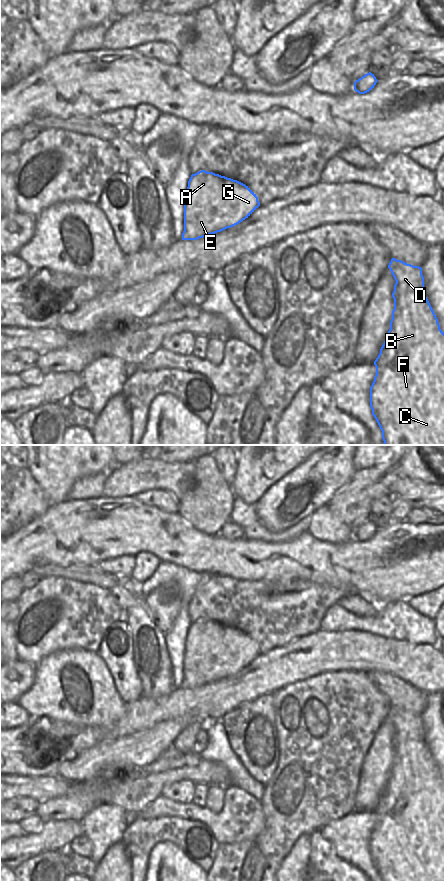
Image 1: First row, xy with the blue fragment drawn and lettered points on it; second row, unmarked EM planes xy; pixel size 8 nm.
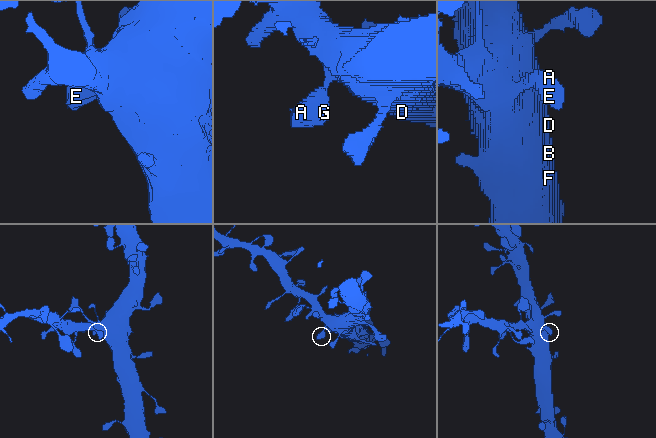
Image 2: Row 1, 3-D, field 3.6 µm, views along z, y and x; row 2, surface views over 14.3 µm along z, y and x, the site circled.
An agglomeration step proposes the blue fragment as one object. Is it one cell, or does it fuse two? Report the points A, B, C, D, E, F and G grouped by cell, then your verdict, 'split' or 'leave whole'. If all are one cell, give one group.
A B C D E F G | leave whole

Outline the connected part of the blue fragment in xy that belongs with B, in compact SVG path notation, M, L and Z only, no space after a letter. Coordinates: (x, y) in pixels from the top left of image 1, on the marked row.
M395 258L391 259L388 268L396 281L392 293L394 309L392 311L390 329L380 349L380 353L374 361L376 375L370 387L370 407L372 409L372 415L382 431L383 445L444 445L444 332L440 329L438 319L426 297L422 268L407 264Z

